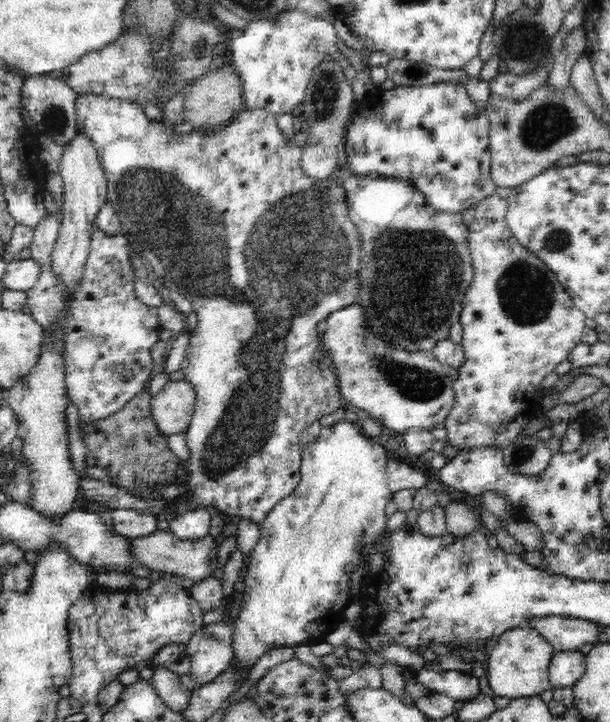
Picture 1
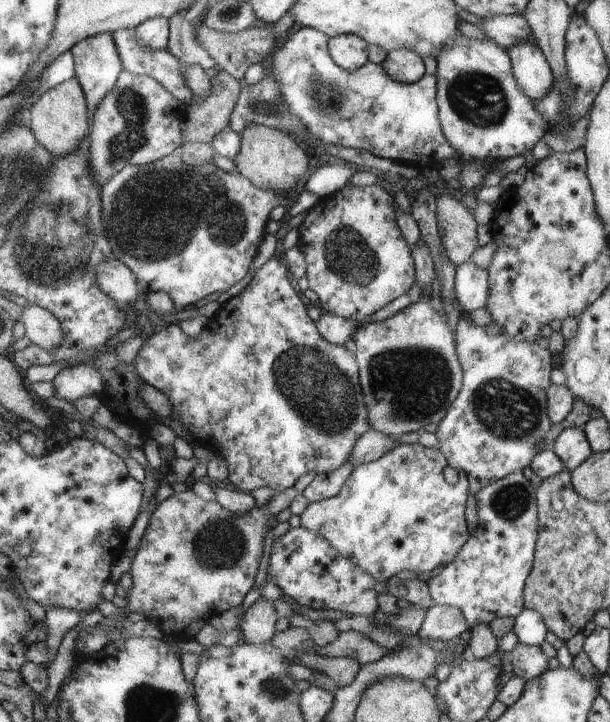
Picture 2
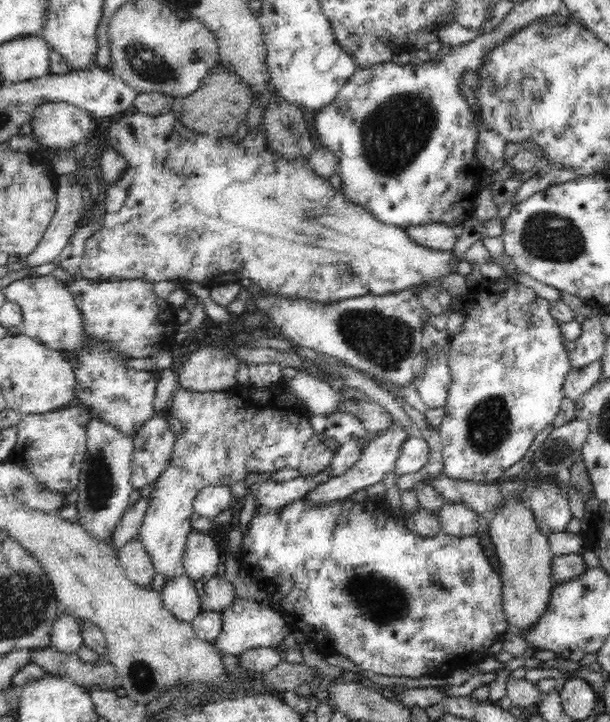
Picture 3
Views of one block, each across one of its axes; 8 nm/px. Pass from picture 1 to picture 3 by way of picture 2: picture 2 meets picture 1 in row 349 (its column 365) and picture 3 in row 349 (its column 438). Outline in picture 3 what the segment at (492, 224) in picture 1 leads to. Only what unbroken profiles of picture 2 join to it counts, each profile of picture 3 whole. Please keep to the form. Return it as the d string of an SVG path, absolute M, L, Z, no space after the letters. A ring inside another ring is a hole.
M504 278L500 282L484 282L484 288L488 288L488 292L476 292L468 290L462 294L461 314L464 315L464 324L462 330L456 334L450 334L449 352L448 352L448 368L452 375L452 384L448 388L448 396L446 400L446 416L438 426L438 433L442 437L442 454L443 458L443 473L452 480L458 481L474 481L477 483L493 483L496 481L508 468L516 464L524 458L524 454L528 452L528 448L532 444L536 434L544 430L548 424L551 424L556 418L562 399L565 397L563 384L568 373L571 371L572 365L570 362L569 351L566 350L562 341L565 339L558 328L558 323L554 316L551 315L551 306L548 300L537 296L533 289L522 286L522 283L514 282L514 279Z

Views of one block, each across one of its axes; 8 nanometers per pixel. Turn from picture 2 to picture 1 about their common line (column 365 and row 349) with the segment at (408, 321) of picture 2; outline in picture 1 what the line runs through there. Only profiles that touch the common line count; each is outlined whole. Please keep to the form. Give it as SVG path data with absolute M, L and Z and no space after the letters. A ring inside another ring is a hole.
M350 304L332 312L326 318L326 330L321 335L325 360L332 363L338 377L338 391L344 405L356 406L378 420L386 434L403 434L412 428L430 430L444 423L454 406L455 392L446 366L428 352L406 352L386 344L382 338L364 336L360 328L360 308Z

